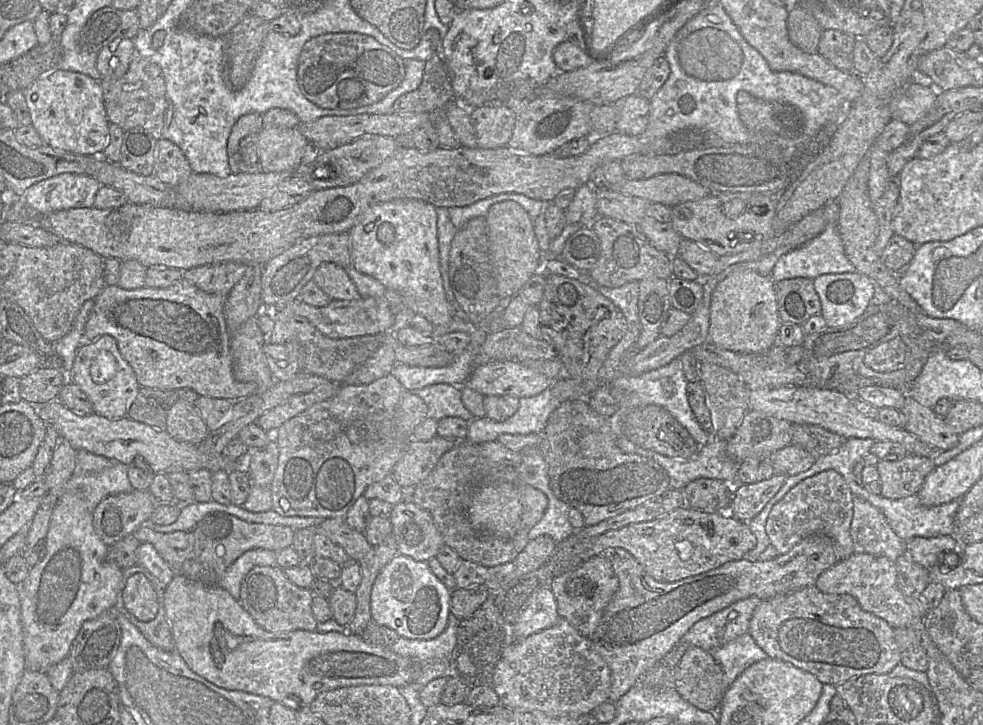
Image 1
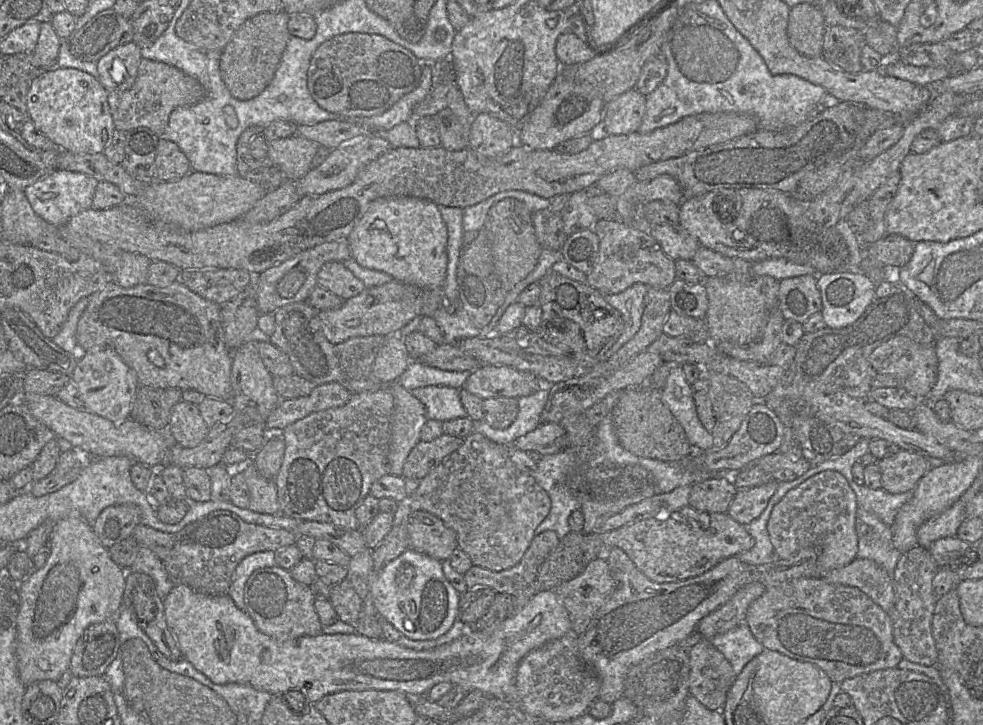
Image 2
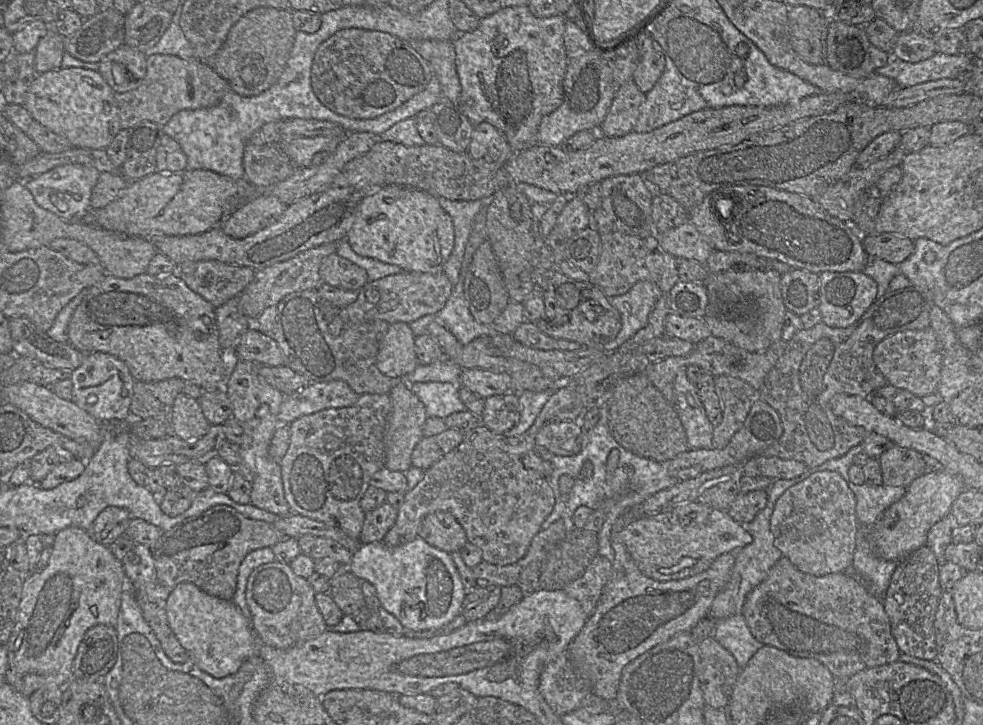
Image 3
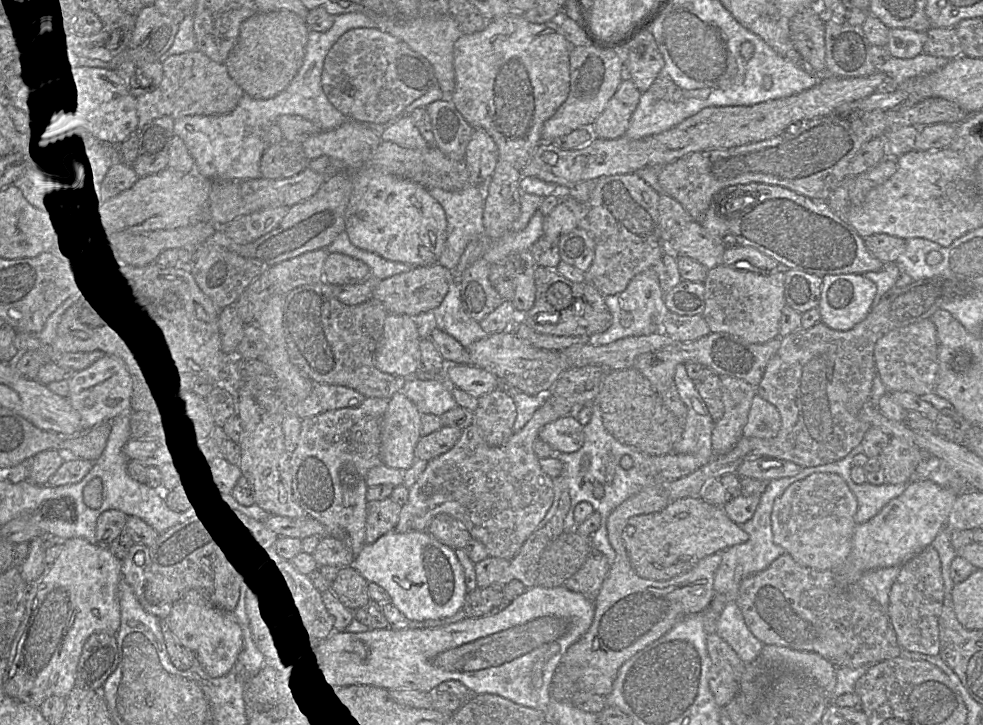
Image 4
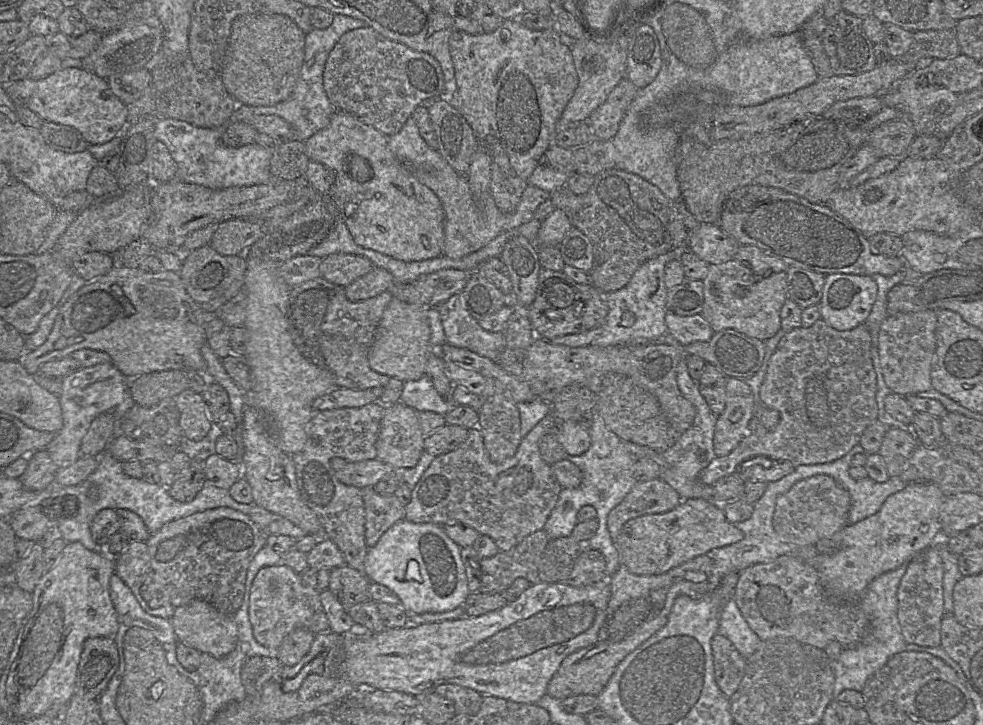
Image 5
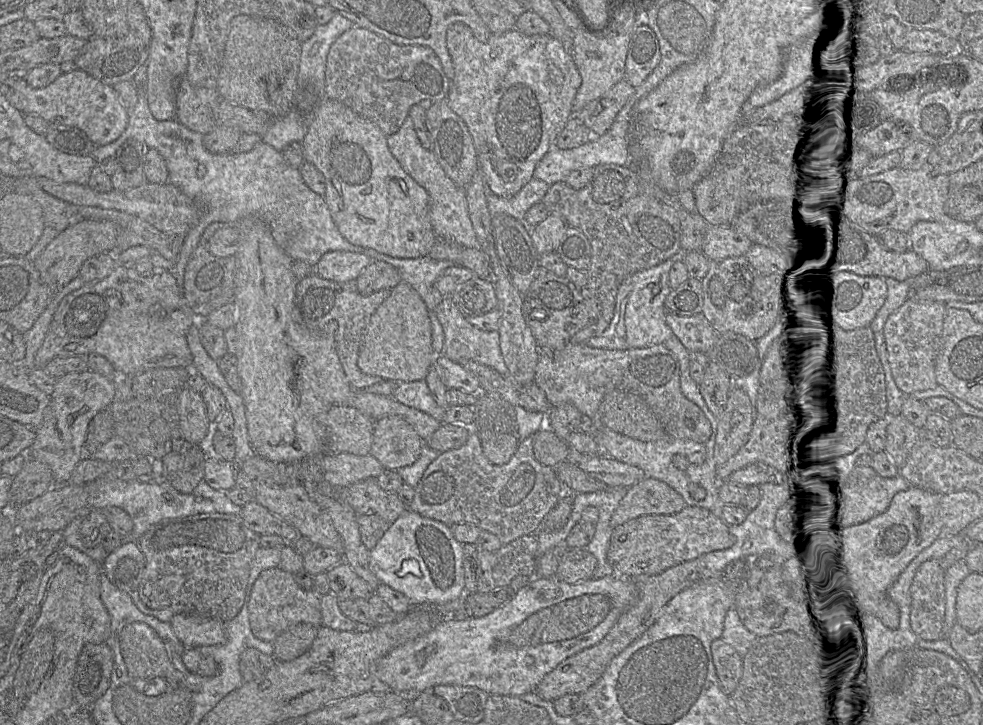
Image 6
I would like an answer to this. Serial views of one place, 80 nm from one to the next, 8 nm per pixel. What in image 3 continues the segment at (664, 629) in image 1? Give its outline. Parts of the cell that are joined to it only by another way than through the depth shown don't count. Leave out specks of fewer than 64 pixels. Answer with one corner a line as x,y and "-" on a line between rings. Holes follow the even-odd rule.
619,524
613,528
611,544
614,550
612,573
593,614
582,630
569,644
567,652
574,670
590,685
592,693
614,704
617,696
622,670
632,660
653,647
674,636
691,631
700,620
708,616
716,595
729,581
736,554
728,552
718,556
708,569
680,580
657,581
645,576
633,561
627,548
618,536

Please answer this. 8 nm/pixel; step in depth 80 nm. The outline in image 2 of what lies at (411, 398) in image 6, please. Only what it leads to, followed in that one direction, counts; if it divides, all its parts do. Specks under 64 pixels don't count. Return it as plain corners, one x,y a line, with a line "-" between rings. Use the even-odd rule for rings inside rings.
425,386
415,388
410,391
416,398
418,398
426,407
428,419
438,420
440,422
468,417
461,399
460,390
448,386

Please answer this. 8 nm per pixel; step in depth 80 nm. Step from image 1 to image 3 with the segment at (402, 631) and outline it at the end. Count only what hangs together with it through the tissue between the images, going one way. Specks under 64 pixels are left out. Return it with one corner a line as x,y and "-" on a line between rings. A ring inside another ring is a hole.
418,536
413,541
398,547
388,547
383,541
360,545
352,553
347,570
361,581
369,582
376,590
380,605
403,627
413,631
437,629
449,623
460,613
467,593
451,554
429,545

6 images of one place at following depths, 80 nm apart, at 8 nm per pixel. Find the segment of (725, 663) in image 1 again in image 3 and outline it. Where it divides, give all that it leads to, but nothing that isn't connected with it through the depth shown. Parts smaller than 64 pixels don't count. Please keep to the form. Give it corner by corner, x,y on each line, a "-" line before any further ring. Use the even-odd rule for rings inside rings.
741,613
717,621
712,636
734,656
741,670
751,657
764,646
753,636

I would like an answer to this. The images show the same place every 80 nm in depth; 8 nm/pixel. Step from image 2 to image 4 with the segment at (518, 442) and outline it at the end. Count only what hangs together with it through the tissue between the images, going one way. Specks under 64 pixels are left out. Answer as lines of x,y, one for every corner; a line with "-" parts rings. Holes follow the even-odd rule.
568,415
546,424
540,430
538,438
556,452
577,452
584,444
583,426
575,415

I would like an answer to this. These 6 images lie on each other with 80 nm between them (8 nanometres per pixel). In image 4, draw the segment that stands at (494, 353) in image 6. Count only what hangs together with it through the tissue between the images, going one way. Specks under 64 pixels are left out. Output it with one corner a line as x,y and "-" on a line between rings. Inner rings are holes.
454,281
442,303
433,310
437,327
466,349
489,334
463,308
460,281

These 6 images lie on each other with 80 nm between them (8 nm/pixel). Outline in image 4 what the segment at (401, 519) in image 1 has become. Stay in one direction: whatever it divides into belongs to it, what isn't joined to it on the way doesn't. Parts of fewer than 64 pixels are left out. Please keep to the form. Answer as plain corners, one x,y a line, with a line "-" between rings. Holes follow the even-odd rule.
447,514
436,515
426,531
440,543
454,550
464,548
472,539
468,530

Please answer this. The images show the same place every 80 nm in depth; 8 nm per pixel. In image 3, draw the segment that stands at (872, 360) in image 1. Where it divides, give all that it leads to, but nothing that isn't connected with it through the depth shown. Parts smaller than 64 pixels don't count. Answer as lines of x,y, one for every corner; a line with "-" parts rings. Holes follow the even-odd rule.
931,327
902,331
885,338
876,345
873,360
887,384
905,389
921,398
937,391
942,371
942,353

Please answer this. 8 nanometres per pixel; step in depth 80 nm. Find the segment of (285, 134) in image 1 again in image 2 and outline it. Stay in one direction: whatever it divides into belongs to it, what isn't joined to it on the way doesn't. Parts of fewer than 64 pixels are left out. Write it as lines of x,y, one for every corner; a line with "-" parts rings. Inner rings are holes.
299,135
268,142
267,157
288,180
299,180
311,169
320,144

